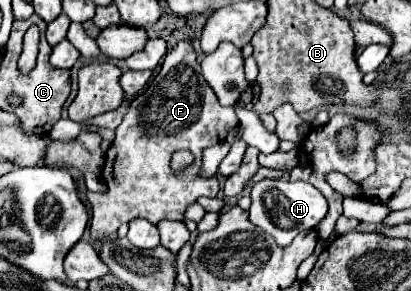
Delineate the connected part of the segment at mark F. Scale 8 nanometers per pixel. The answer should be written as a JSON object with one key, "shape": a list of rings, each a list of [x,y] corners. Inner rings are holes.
{"shape":[[[180,42],[176,48],[172,48],[166,54],[160,72],[154,76],[154,80],[148,84],[148,88],[130,102],[122,124],[116,128],[116,138],[114,138],[110,150],[106,152],[106,162],[102,168],[102,180],[108,186],[108,190],[106,192],[86,192],[88,206],[90,206],[90,238],[102,242],[102,240],[114,236],[123,223],[134,218],[146,218],[152,224],[158,224],[158,220],[164,220],[164,218],[184,220],[186,208],[190,204],[194,204],[200,196],[214,198],[220,190],[218,182],[214,178],[212,180],[198,178],[202,150],[226,140],[228,132],[238,126],[236,110],[246,108],[252,102],[252,96],[254,96],[254,90],[252,90],[252,86],[248,86],[240,94],[240,98],[234,106],[224,108],[216,100],[216,94],[212,92],[212,88],[202,78],[200,64],[196,60],[196,52],[194,52],[192,44]],[[156,124],[162,124],[162,130],[156,130]],[[176,150],[188,150],[194,154],[194,162],[180,172],[174,172],[170,168],[170,160]]]}

